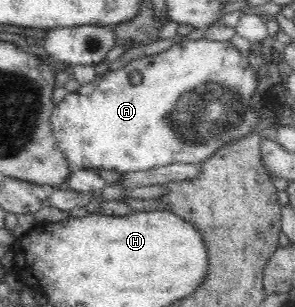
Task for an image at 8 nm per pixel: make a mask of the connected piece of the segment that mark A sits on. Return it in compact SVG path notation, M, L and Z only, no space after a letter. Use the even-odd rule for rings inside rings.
M199 35L196 37L183 37L182 41L170 47L159 54L151 56L141 56L133 59L130 63L124 65L120 69L100 74L95 80L88 84L82 84L80 89L74 93L66 95L64 101L56 104L52 110L52 132L57 141L57 149L65 156L66 162L70 165L70 172L74 172L83 168L88 170L105 169L110 171L118 171L119 173L129 173L136 171L145 171L152 167L163 167L172 163L194 163L200 164L202 161L209 159L222 145L230 143L230 141L241 139L255 131L257 125L262 122L260 119L260 111L254 111L251 100L257 99L255 94L258 81L256 81L256 73L248 66L245 54L242 54L234 45L228 41L209 41L203 39ZM133 72L140 73L141 83L134 85L130 82L130 75Z

